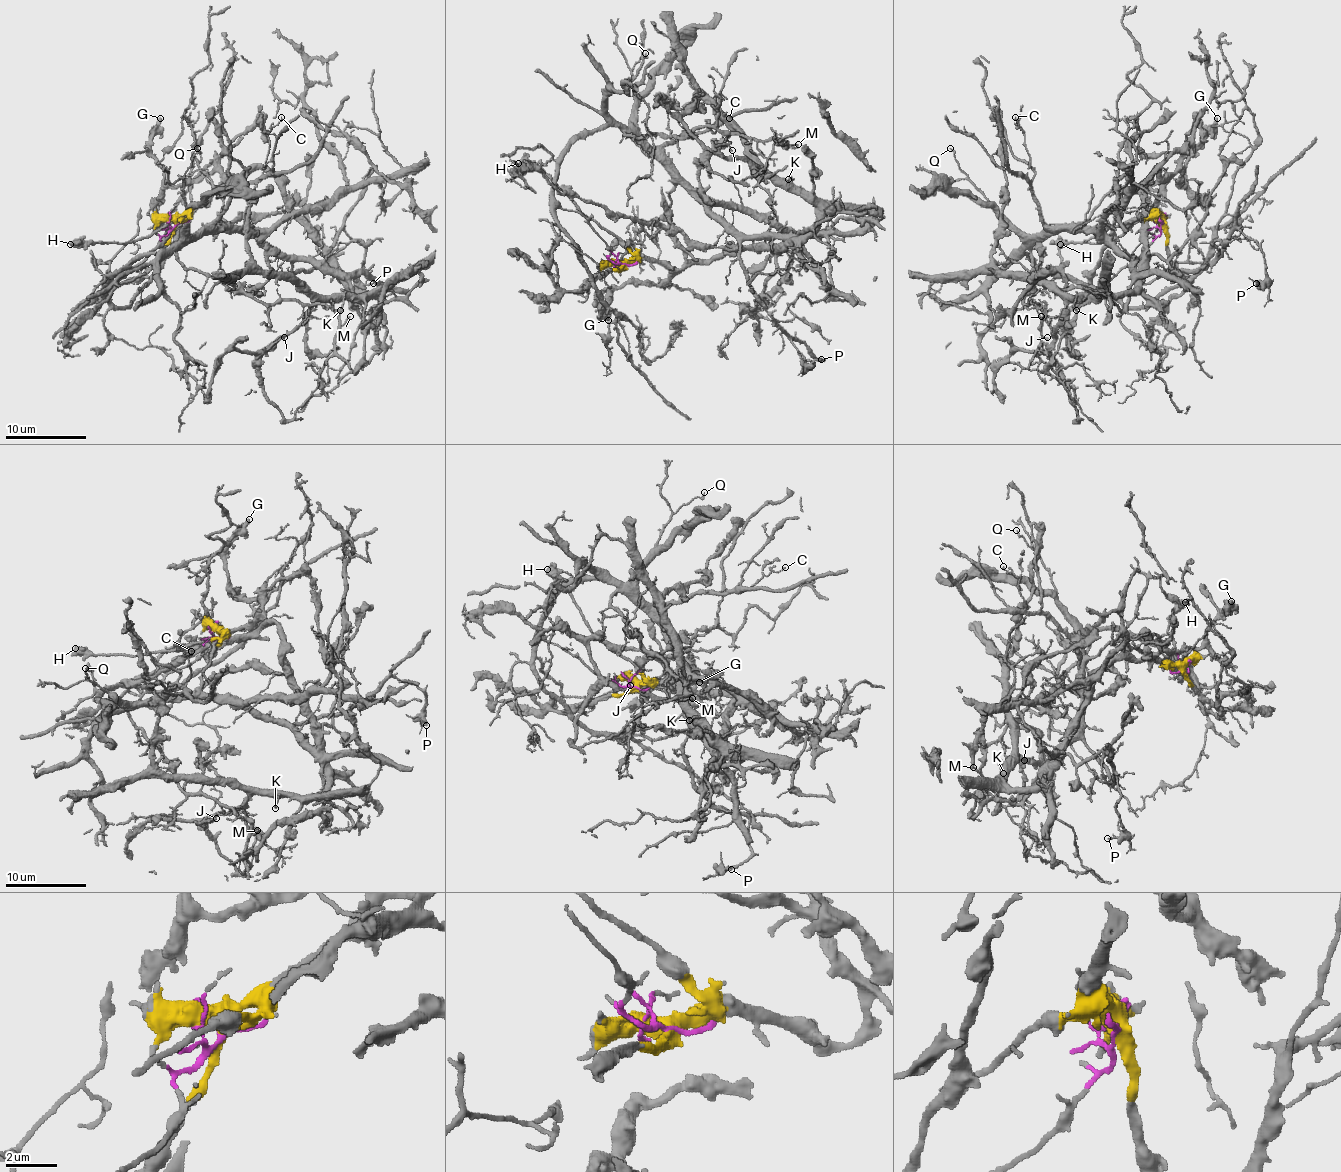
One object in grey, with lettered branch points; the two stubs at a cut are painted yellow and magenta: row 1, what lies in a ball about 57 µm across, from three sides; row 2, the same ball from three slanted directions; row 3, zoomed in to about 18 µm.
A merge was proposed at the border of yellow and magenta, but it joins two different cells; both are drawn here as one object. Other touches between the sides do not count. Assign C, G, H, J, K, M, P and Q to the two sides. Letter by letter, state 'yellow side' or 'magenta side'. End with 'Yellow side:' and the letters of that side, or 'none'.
C: magenta side
G: yellow side
H: yellow side
J: yellow side
K: yellow side
M: magenta side
P: magenta side
Q: magenta side
Yellow side: G, H, J, K

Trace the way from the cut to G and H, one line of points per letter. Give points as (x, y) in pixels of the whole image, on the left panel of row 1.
G: (175, 224), (221, 176), (217, 172), (177, 186), (167, 182), (165, 168), (151, 152), (151, 131), (161, 117)
H: (175, 224), (185, 220), (171, 220), (130, 242), (70, 244)

